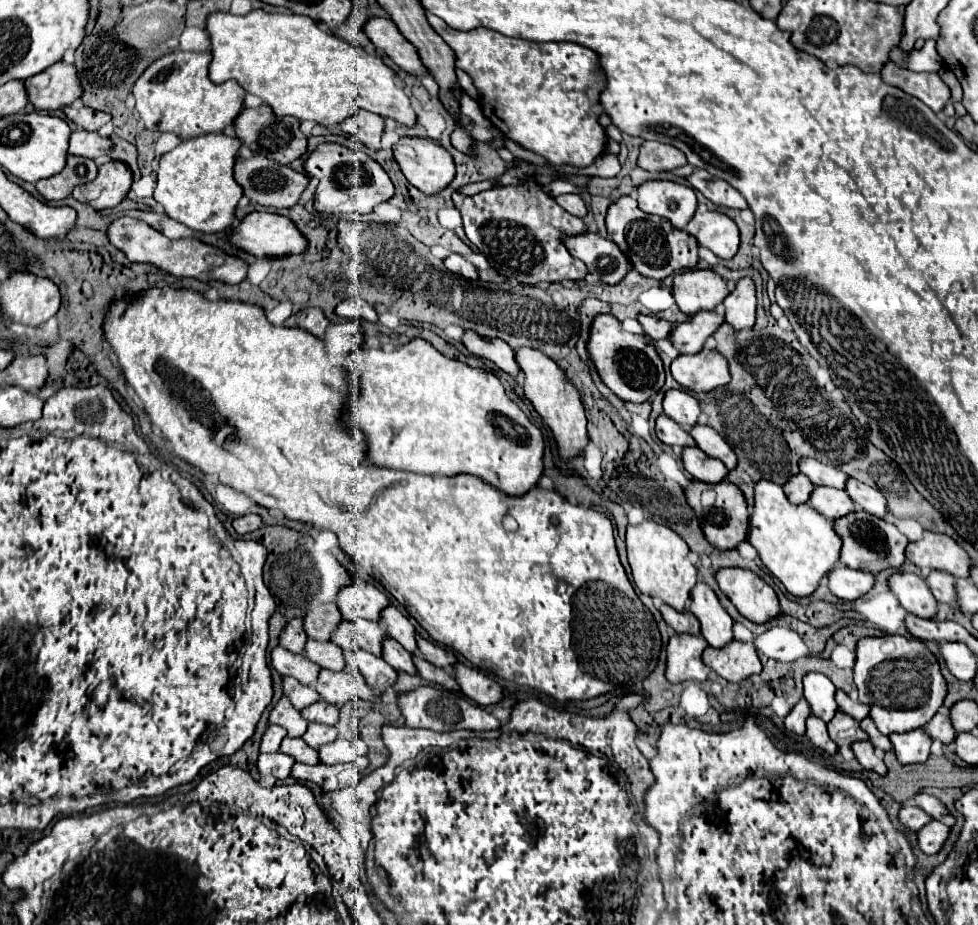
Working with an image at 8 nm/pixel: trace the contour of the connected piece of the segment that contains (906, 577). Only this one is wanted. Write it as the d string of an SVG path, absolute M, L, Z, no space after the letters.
M897 572L891 576L889 586L905 610L911 610L911 614L919 618L929 618L929 620L937 618L939 614L937 600L933 598L927 582L921 576Z

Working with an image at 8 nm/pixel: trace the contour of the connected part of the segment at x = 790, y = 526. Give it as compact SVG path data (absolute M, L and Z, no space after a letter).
M761 480L755 486L755 508L749 522L749 542L757 548L761 562L775 574L789 594L811 596L821 578L825 578L839 562L841 538L833 530L833 520L825 518L809 504L791 504L781 486Z

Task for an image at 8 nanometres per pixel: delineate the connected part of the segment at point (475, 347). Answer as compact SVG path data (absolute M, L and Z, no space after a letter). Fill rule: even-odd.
M465 330L463 334L463 344L465 348L473 354L473 356L479 356L479 358L485 358L485 360L491 360L497 368L501 368L503 372L515 376L519 372L519 366L517 362L513 360L513 350L509 348L509 344L505 344L503 340L499 338L483 338L479 336L477 332L473 330Z

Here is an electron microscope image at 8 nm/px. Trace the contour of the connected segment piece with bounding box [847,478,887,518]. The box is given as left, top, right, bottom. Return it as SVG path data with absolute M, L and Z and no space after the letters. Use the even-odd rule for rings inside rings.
M849 478L847 494L853 498L853 502L857 502L857 506L861 510L865 510L873 516L879 516L879 518L887 516L887 500L879 490L869 488L867 484L857 482L855 478Z

